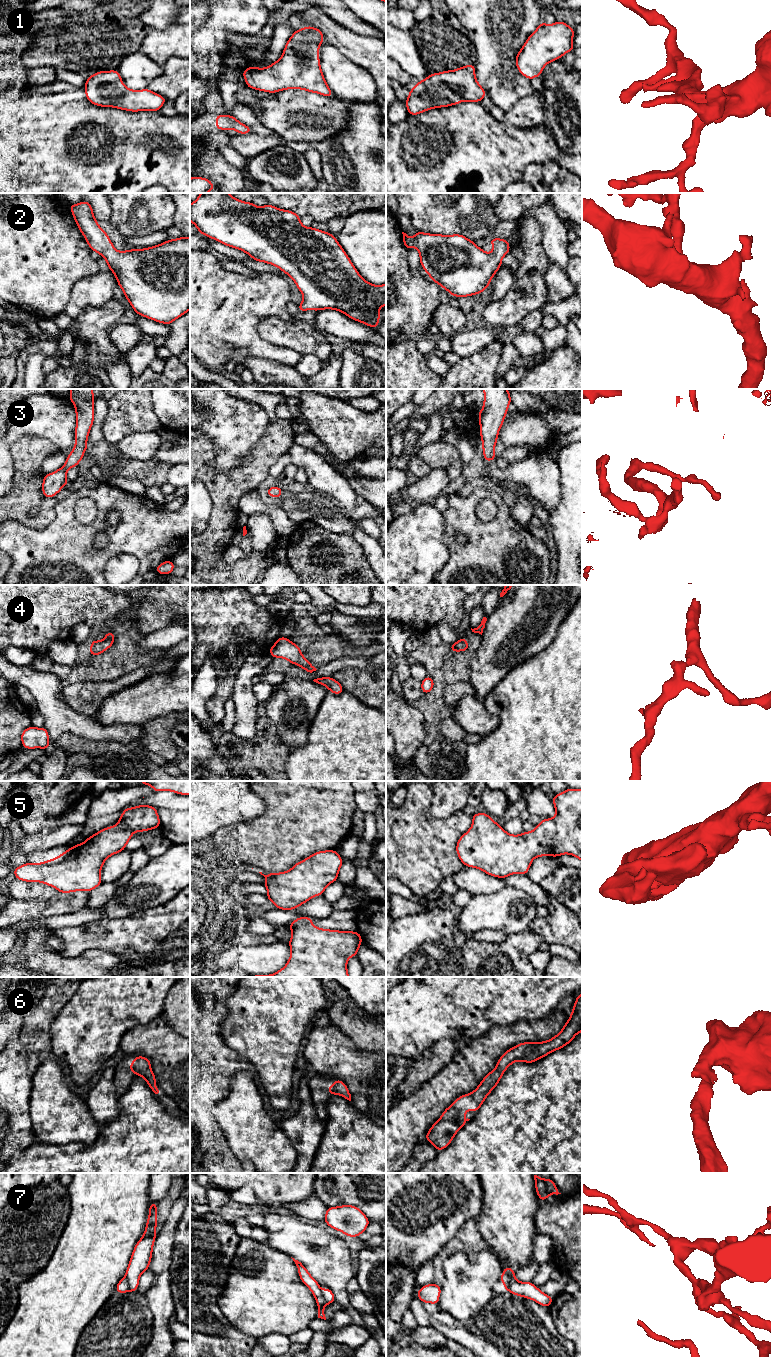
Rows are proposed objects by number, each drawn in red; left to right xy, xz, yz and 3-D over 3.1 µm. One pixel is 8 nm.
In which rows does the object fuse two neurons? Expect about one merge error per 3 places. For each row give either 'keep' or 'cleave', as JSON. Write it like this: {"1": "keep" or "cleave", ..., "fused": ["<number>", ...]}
{"1": "keep", "2": "keep", "3": "keep", "4": "keep", "5": "keep", "6": "keep", "7": "cleave", "fused": ["7"]}

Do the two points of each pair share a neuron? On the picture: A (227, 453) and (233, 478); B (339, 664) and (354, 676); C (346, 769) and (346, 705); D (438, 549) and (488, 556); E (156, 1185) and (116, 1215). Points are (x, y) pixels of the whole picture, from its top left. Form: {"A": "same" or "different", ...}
{"A": "different", "B": "different", "C": "same", "D": "different", "E": "different"}

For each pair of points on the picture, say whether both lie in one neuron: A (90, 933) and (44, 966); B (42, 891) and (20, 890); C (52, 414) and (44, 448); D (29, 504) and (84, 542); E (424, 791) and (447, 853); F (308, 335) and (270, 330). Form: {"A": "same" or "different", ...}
{"A": "different", "B": "same", "C": "different", "D": "different", "E": "same", "F": "same"}

